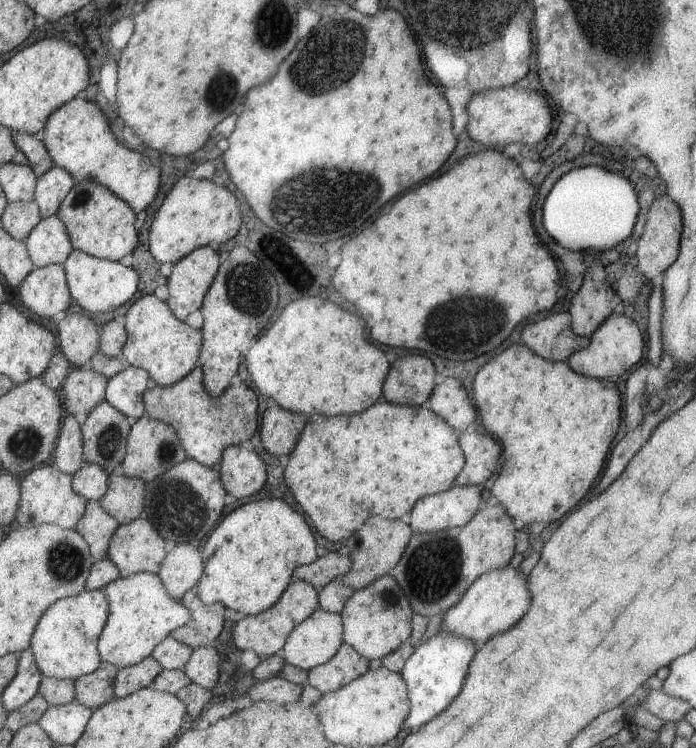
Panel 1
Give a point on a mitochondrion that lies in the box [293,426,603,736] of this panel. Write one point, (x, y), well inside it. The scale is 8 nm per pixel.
(436, 571)

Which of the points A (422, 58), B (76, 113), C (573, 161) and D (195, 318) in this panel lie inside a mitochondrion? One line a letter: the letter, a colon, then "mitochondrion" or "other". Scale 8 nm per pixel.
A: other
B: other
C: other
D: other

